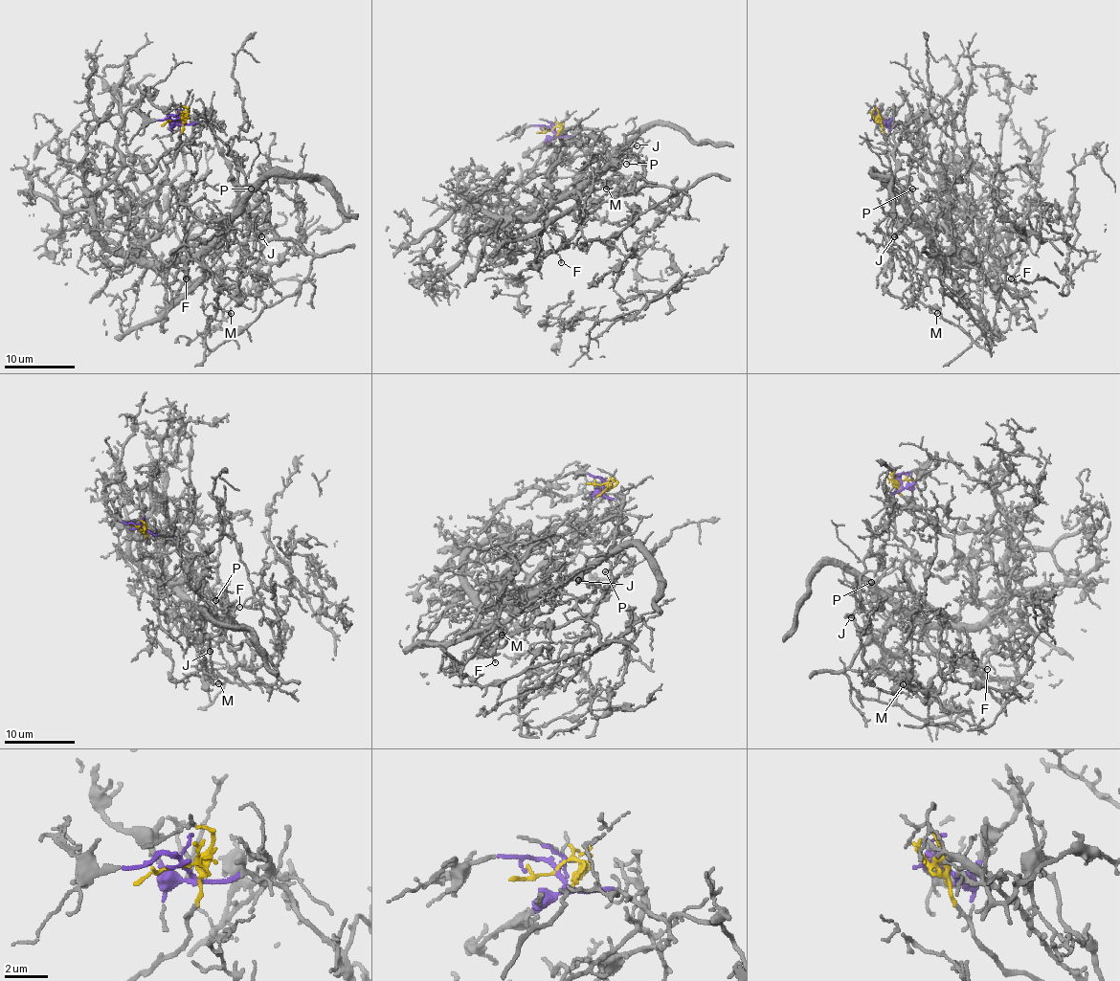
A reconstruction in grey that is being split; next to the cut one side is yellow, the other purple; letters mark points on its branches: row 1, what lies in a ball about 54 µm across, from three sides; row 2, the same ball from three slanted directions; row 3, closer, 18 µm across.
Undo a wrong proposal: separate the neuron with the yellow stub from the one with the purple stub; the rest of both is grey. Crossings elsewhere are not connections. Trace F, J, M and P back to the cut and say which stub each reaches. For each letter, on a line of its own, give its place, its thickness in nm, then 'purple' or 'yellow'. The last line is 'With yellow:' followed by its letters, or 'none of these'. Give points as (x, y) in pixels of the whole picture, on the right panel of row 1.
F: (1011, 278) | 100 nm | purple
J: (894, 236) | 140 nm | purple
M: (937, 313) | 90 nm | purple
P: (912, 189) | 120 nm | purple
With yellow: none of these

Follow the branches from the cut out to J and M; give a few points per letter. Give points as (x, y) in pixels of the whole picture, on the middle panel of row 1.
J: (552, 128), (558, 136), (575, 138), (585, 144), (619, 146), (644, 166), (630, 150), (638, 144)
M: (552, 128), (630, 151), (650, 185), (688, 189), (586, 240), (585, 199), (595, 184), (606, 189)

